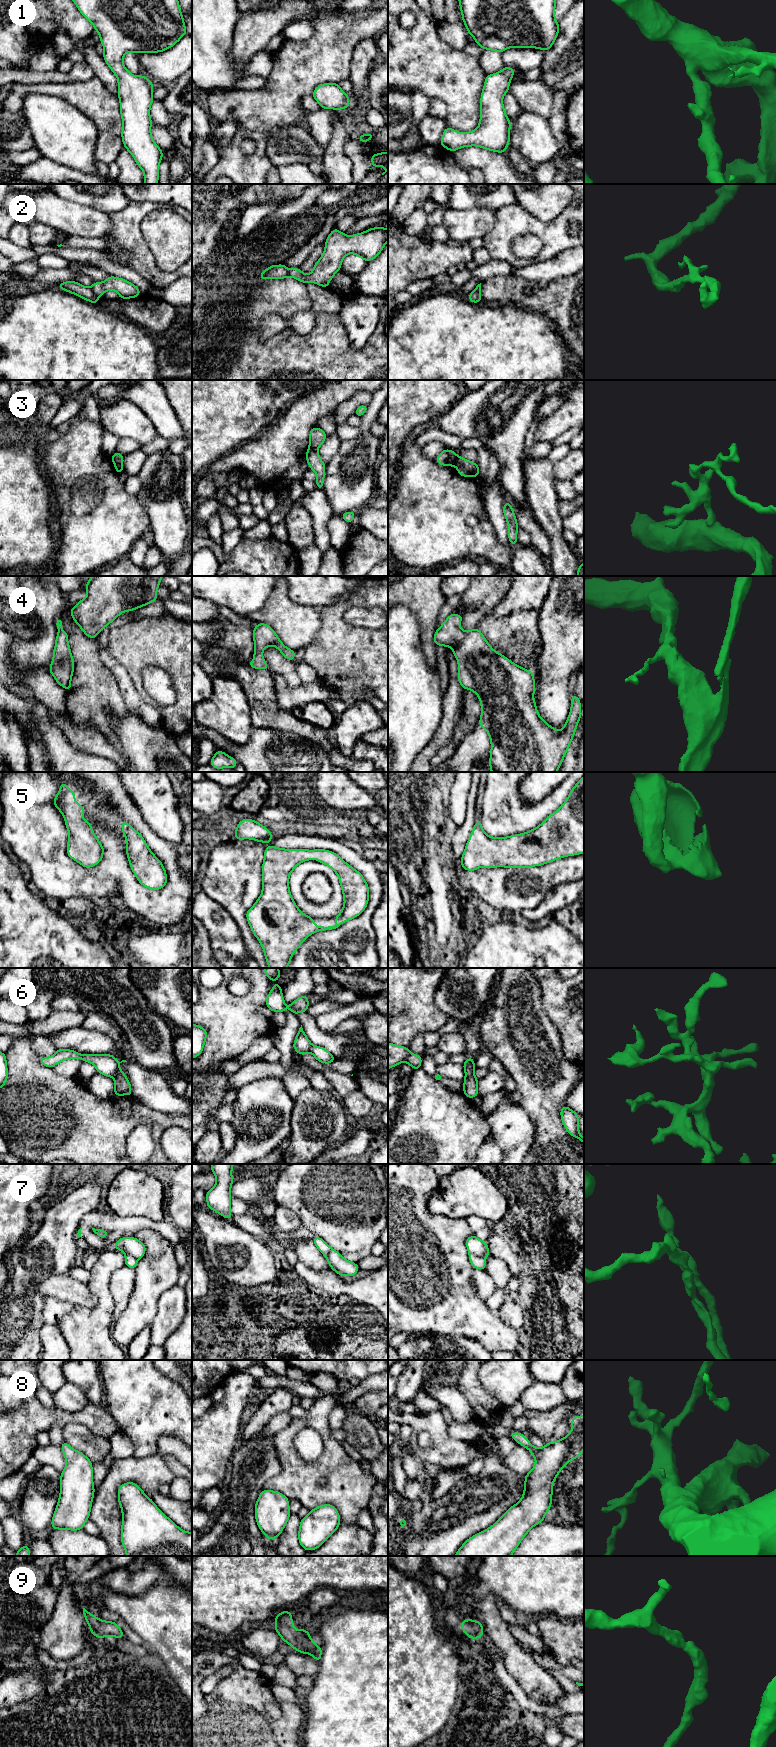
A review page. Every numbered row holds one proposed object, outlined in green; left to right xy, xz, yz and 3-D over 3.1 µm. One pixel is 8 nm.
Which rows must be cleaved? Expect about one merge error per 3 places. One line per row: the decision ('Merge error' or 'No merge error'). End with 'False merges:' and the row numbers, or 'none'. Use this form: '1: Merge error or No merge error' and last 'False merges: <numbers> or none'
1: No merge error
2: Merge error
3: Merge error
4: No merge error
5: No merge error
6: Merge error
7: Merge error
8: No merge error
9: No merge error
False merges: 2, 3, 6, 7

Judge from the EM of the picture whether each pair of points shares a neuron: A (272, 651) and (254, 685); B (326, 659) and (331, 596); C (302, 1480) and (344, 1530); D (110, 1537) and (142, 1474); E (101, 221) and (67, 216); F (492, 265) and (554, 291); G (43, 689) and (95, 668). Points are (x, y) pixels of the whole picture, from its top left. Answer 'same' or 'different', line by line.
A: different
B: different
C: different
D: same
E: same
F: different
G: different

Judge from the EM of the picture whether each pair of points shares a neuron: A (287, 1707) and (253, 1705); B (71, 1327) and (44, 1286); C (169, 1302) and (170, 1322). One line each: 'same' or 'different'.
A: same
B: different
C: same

